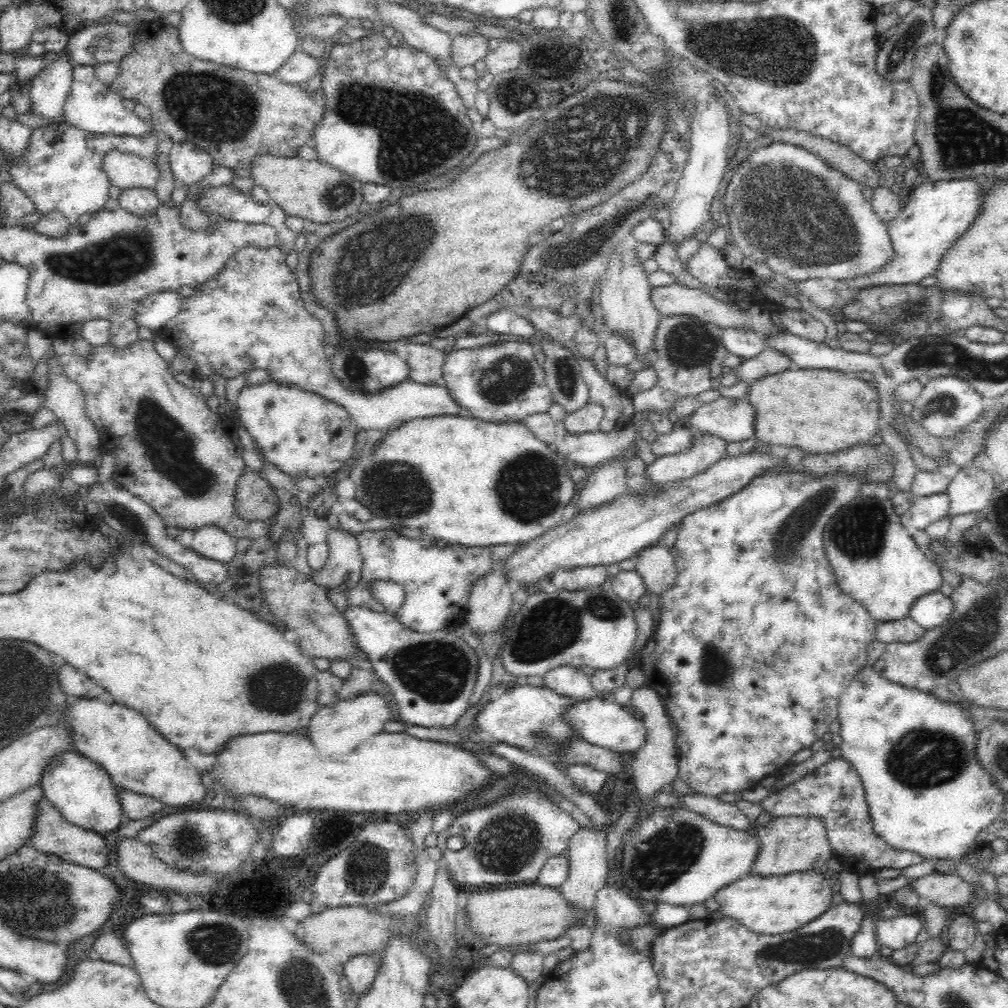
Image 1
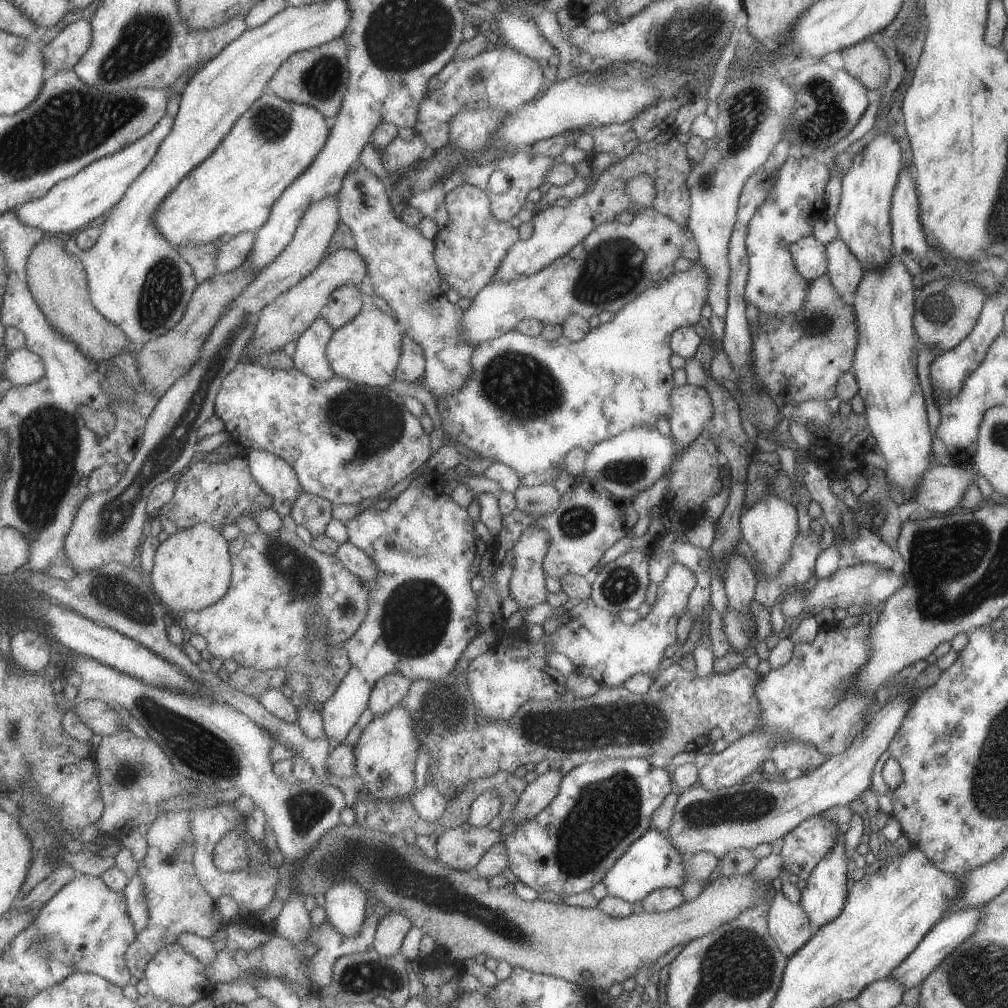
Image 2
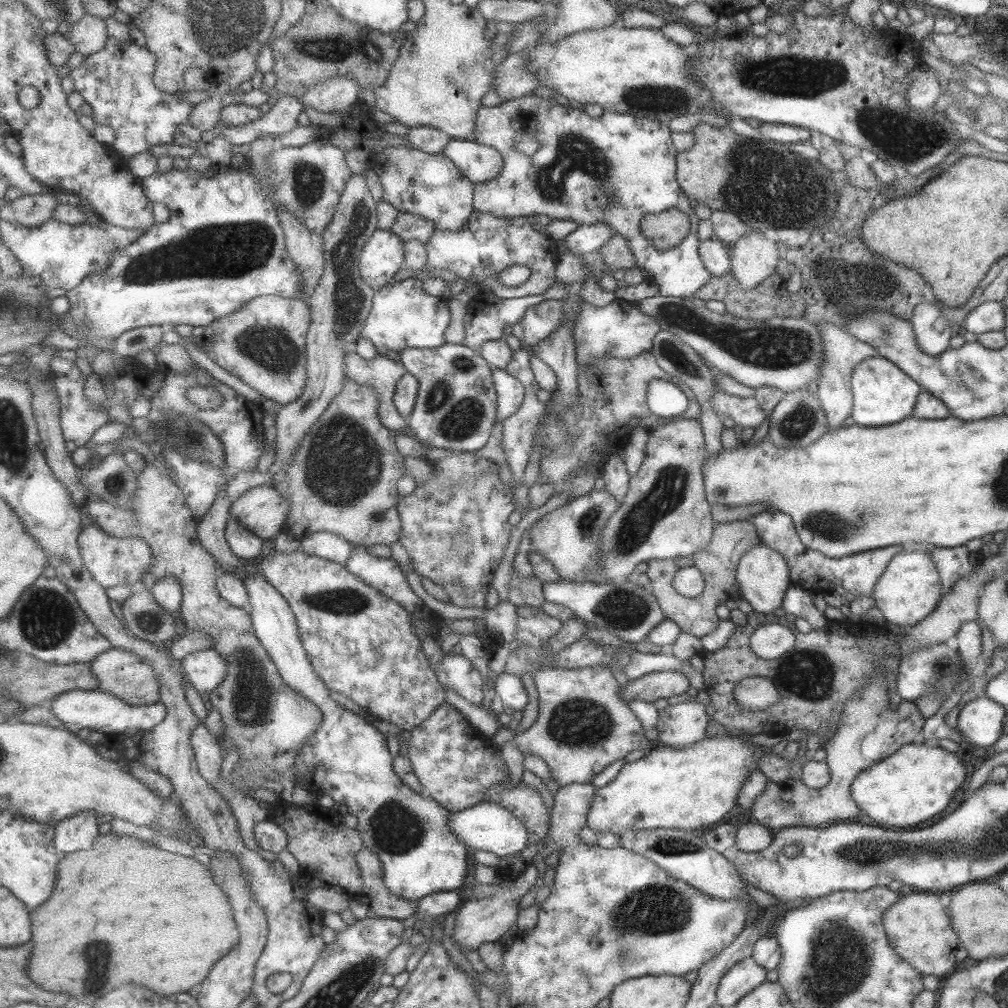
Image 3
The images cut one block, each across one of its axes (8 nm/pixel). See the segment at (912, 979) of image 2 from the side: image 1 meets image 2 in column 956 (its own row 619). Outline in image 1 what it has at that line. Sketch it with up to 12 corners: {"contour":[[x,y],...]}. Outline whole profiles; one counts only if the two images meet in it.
{"contour":[[935,591],[918,598],[909,617],[924,629],[945,622],[950,598]]}

